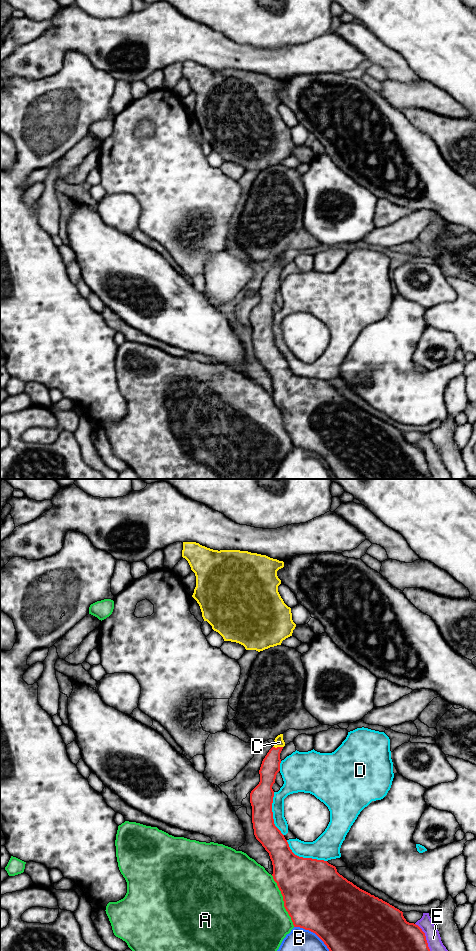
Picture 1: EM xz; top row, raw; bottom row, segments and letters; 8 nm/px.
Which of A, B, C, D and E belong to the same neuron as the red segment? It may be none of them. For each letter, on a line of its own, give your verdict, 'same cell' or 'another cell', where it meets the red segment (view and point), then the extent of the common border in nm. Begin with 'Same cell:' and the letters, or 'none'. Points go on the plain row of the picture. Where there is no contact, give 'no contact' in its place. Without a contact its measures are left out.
Same cell: C
A: another cell | xz (283, 420) | 460 nm
B: another cell | xz (317, 455) | 440 nm
C: same cell | xz (278, 267) | 80 nm
D: another cell | xz (304, 378) | 360 nm
E: another cell | xz (426, 461) | 320 nm

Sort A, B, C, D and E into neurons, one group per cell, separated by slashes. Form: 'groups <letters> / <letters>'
groups A / B / C / D / E

